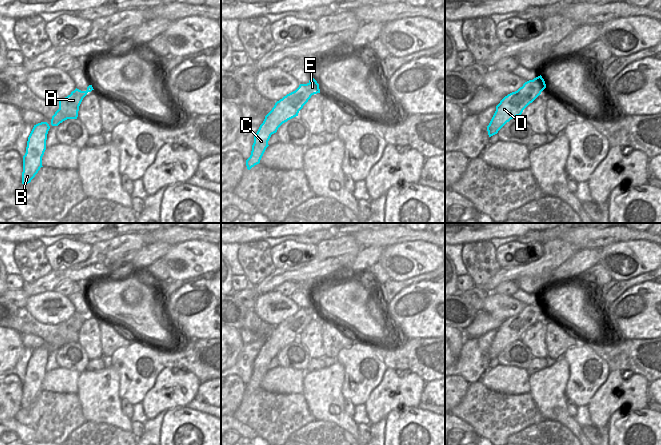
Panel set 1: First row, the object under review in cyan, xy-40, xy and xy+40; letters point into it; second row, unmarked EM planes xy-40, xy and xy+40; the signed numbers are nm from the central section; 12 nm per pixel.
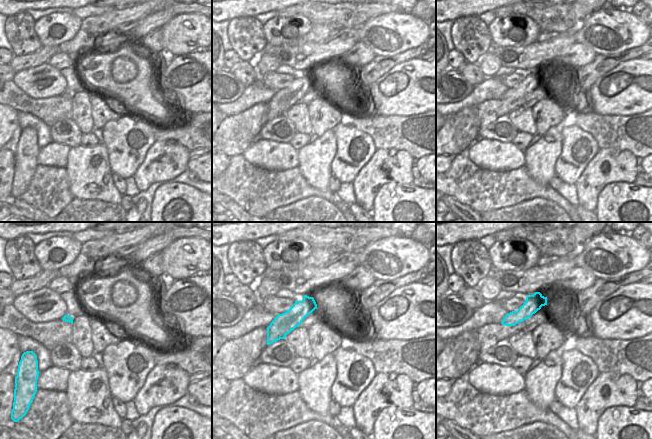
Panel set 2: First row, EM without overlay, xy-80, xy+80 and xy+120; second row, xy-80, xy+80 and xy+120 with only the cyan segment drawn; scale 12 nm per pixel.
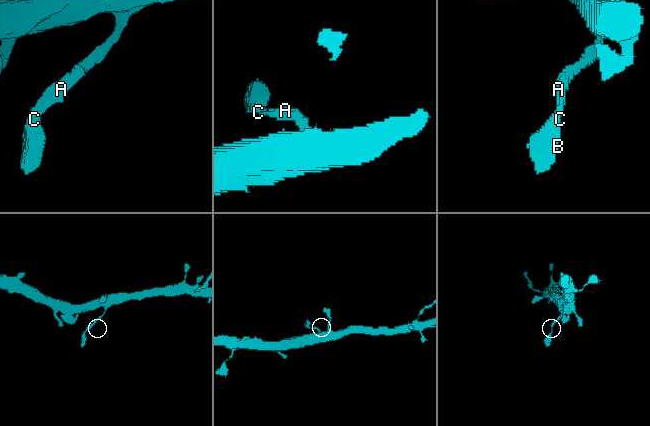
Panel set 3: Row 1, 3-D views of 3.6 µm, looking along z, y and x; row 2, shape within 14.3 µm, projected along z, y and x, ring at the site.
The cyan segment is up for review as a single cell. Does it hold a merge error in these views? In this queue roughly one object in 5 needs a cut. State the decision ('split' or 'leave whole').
leave whole

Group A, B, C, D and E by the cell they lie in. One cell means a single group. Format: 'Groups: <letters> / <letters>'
Groups: A B C D E.

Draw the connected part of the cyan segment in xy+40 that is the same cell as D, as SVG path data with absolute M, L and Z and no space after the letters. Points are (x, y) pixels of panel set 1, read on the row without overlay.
M542 300L529 304L517 315L505 320L496 330L496 335L487 350L489 361L498 355L511 343L521 340L523 334L532 327L546 312Z

